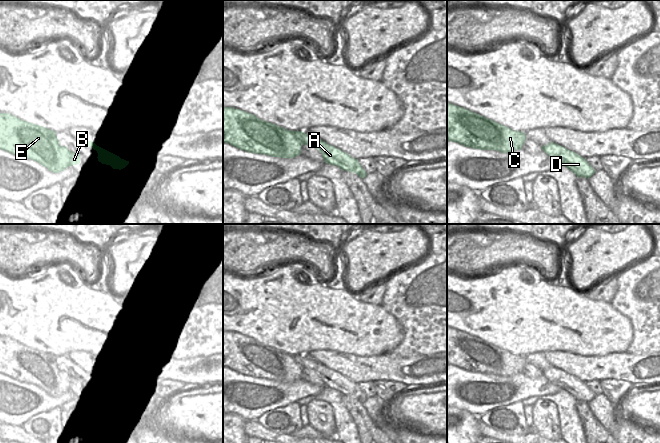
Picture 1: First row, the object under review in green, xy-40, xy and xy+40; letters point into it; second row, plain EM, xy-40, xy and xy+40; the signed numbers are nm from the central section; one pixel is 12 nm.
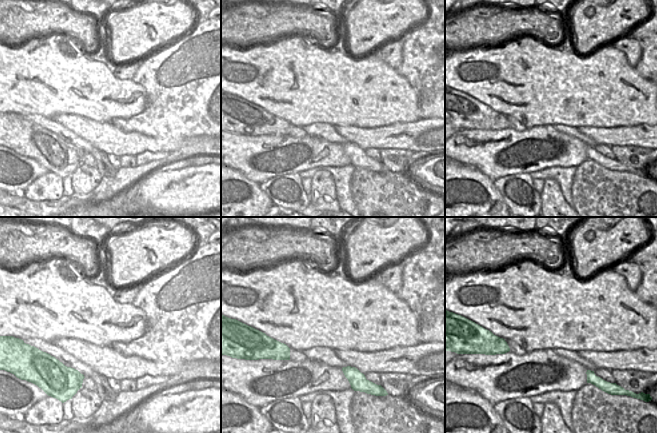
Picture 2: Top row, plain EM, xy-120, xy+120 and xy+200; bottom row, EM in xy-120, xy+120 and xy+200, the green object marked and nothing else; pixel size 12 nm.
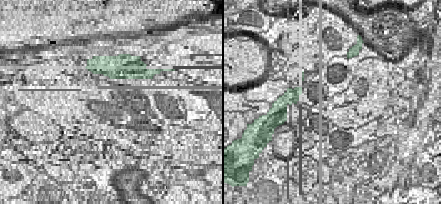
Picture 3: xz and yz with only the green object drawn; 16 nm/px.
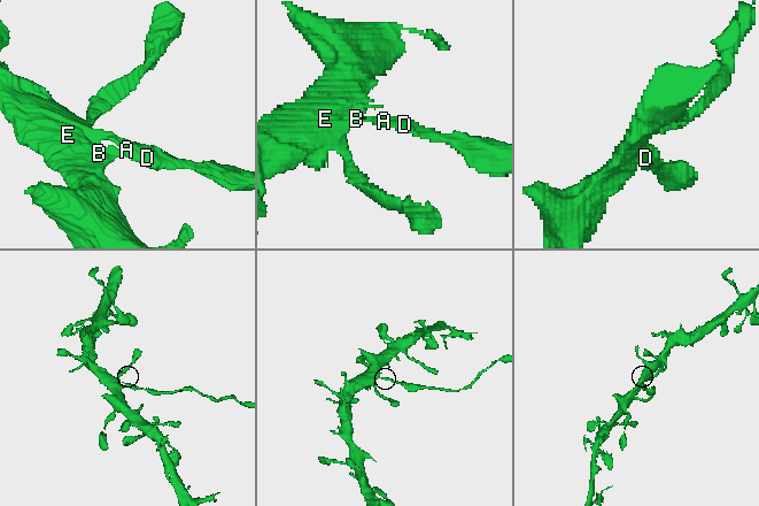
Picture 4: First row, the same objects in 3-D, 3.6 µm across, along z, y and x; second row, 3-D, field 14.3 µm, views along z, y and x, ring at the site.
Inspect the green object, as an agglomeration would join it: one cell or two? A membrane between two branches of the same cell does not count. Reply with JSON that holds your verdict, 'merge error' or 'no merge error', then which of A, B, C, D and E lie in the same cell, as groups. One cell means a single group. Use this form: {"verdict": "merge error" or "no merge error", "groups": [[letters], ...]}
{"verdict": "merge error", "groups": [["A", "D"], ["B", "C", "E"]]}

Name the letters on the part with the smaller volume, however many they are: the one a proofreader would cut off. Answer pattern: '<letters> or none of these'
A, D

